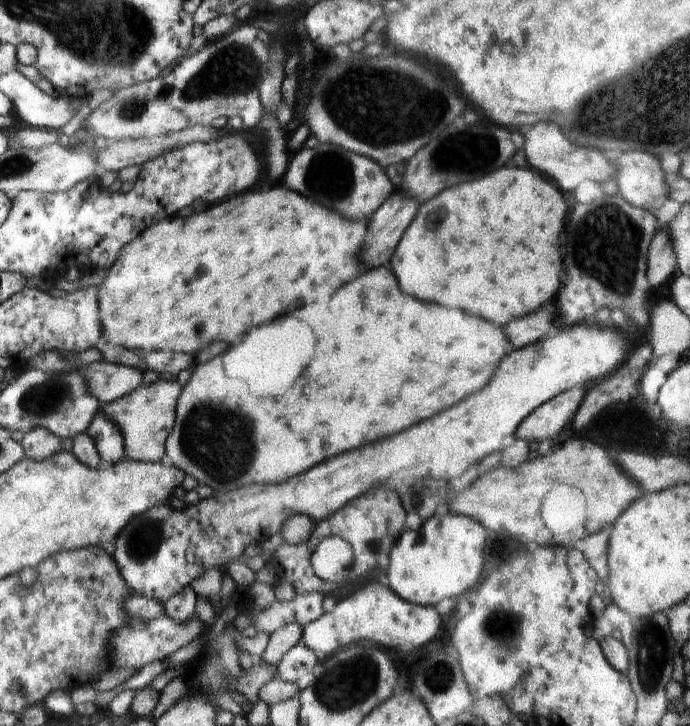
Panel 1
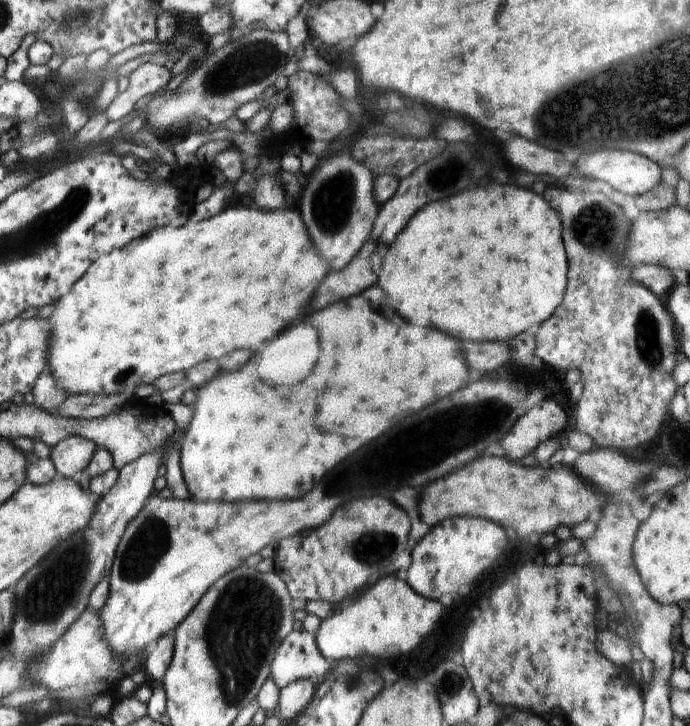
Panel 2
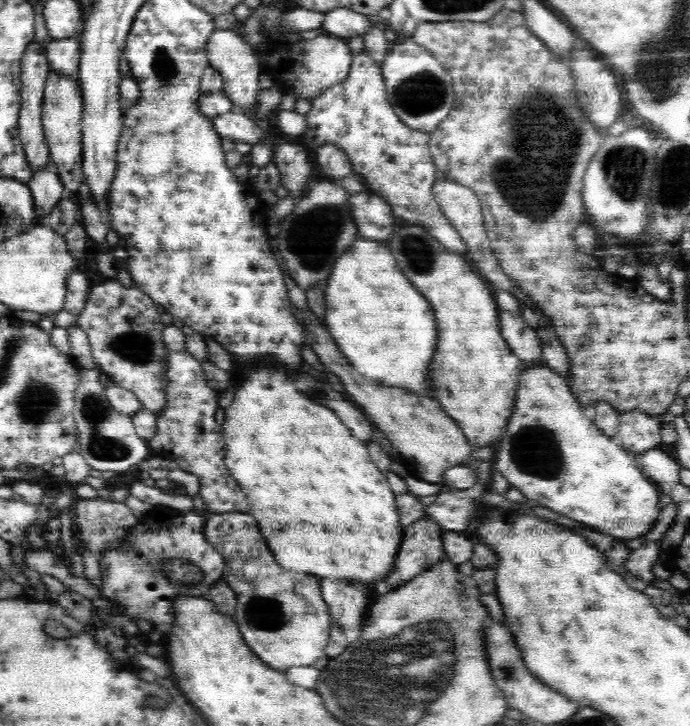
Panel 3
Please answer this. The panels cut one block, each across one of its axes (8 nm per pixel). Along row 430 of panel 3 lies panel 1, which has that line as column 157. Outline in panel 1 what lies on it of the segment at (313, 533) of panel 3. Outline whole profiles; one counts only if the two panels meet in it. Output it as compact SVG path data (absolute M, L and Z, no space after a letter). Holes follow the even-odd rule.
M276 186L270 188L266 192L242 192L234 198L228 198L216 206L212 206L206 212L200 212L198 218L194 218L196 222L190 222L190 228L182 226L180 220L162 220L158 226L146 228L133 242L126 244L118 259L110 266L108 276L103 278L102 284L97 286L98 290L98 311L100 312L100 324L102 324L102 340L106 340L112 346L126 348L130 351L140 350L172 350L172 352L188 352L188 354L196 354L200 348L204 348L206 344L214 342L214 340L224 340L232 346L240 344L244 334L250 332L250 328L260 326L272 318L276 318L274 314L286 314L286 316L296 316L298 308L302 308L302 304L310 304L312 298L310 296L318 296L322 302L326 302L342 284L348 284L350 280L358 278L362 272L366 272L366 268L360 262L360 252L363 252L364 240L368 234L369 220L354 220L352 224L348 224L346 218L342 218L336 212L330 212L326 208L322 208L320 204L310 202L308 198ZM196 228L196 236L190 236L190 230ZM228 250L228 252L226 252Z

